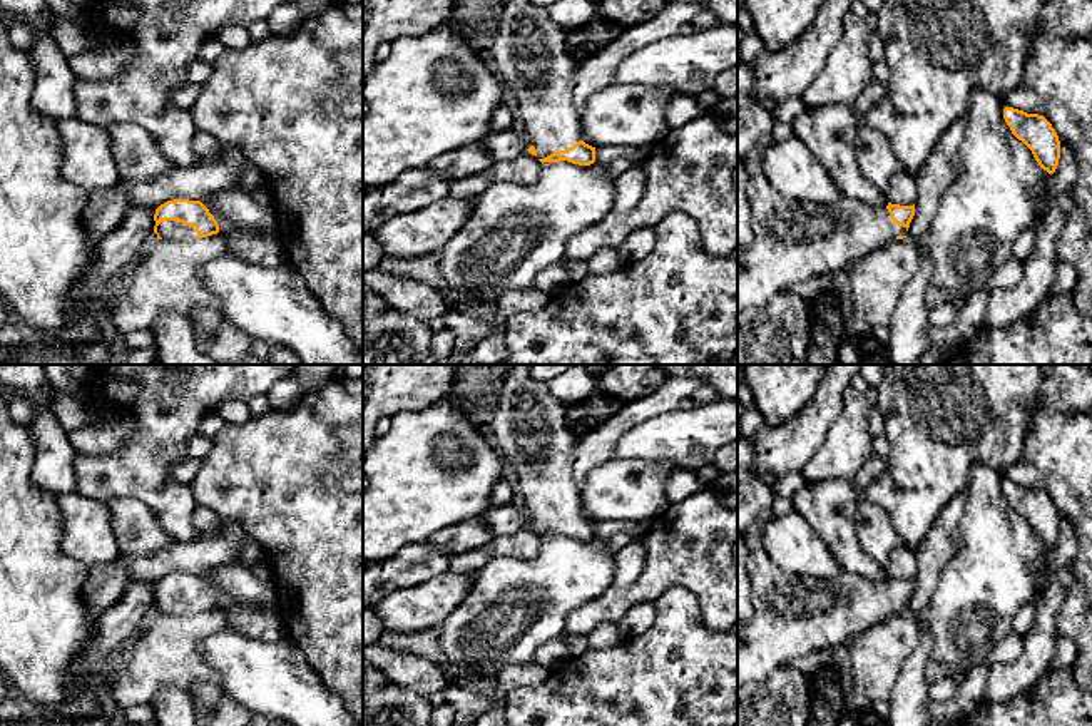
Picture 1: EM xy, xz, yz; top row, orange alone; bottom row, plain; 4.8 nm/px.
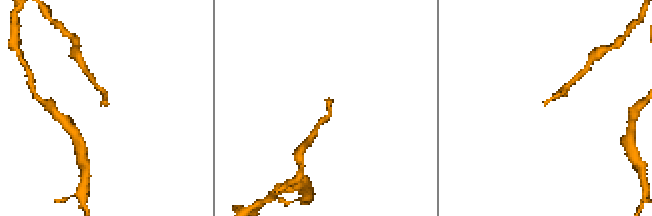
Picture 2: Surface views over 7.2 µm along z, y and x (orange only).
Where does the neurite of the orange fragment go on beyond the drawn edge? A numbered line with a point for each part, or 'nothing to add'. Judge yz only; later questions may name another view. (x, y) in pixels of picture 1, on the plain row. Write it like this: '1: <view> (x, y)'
1: yz (791, 616)

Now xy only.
1: xy (169, 604)

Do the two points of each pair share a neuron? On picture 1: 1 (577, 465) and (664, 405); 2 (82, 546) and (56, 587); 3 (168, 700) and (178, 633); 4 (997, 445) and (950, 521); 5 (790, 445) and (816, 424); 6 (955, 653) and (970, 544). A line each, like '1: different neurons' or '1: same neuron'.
1: same neuron
2: different neurons
3: different neurons
4: different neurons
5: same neuron
6: same neuron

